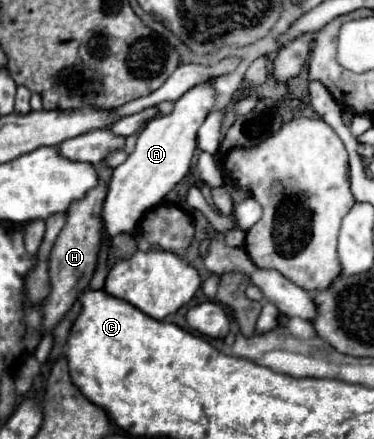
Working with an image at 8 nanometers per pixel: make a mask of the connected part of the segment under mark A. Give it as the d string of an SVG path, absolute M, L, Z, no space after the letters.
M202 83L186 91L174 103L174 111L170 115L156 115L142 127L134 153L130 153L128 159L114 169L110 179L108 197L102 209L102 233L108 239L120 233L134 235L144 215L152 211L156 205L160 205L164 197L184 179L192 163L190 159L196 151L198 127L212 111L212 105L214 91L208 87L208 83Z

